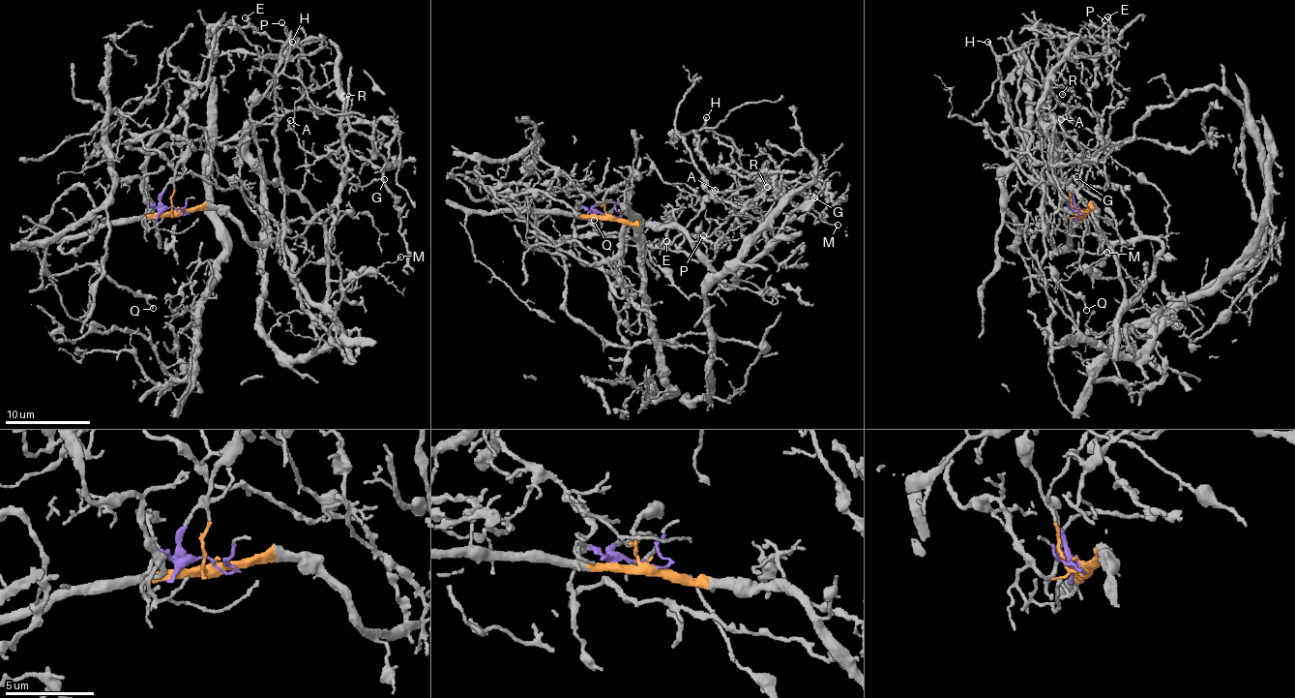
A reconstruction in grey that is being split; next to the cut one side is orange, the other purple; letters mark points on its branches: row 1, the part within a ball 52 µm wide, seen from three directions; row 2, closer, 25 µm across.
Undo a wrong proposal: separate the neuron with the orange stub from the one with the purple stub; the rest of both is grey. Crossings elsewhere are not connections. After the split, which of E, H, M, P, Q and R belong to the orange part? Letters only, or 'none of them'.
H, M

